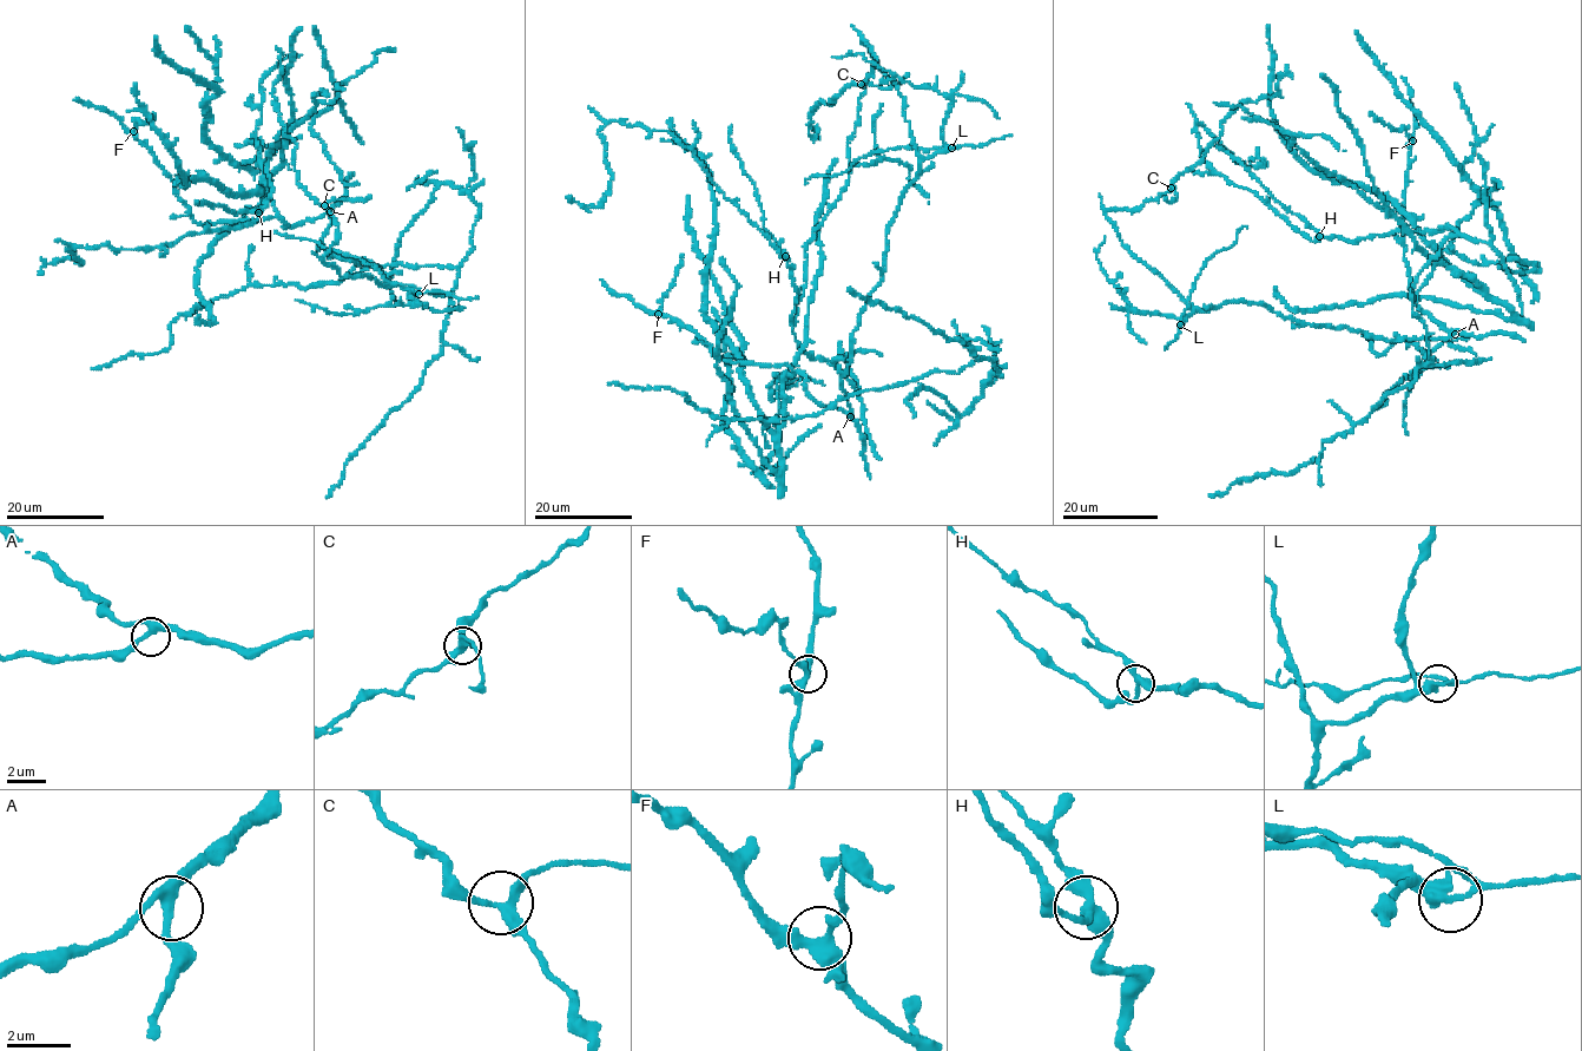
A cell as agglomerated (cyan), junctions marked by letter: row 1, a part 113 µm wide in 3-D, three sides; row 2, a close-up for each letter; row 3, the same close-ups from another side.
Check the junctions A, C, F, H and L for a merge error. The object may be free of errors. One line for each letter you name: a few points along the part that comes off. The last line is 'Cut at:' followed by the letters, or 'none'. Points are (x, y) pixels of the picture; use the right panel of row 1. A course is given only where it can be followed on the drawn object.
Cut at: L

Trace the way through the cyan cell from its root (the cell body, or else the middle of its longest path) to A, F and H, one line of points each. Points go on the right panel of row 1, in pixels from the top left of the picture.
A: (1418, 307), (1444, 329), (1455, 334)
F: (1418, 307), (1416, 293), (1409, 288), (1411, 277), (1404, 258), (1402, 225), (1412, 140)
H: (1418, 307), (1417, 294), (1431, 273), (1434, 257), (1383, 209), (1392, 210), (1406, 231), (1351, 242), (1319, 236)

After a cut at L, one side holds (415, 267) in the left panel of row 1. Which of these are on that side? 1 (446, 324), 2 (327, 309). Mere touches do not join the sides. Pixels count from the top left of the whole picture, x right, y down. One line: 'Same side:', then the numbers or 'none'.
Same side: 1

